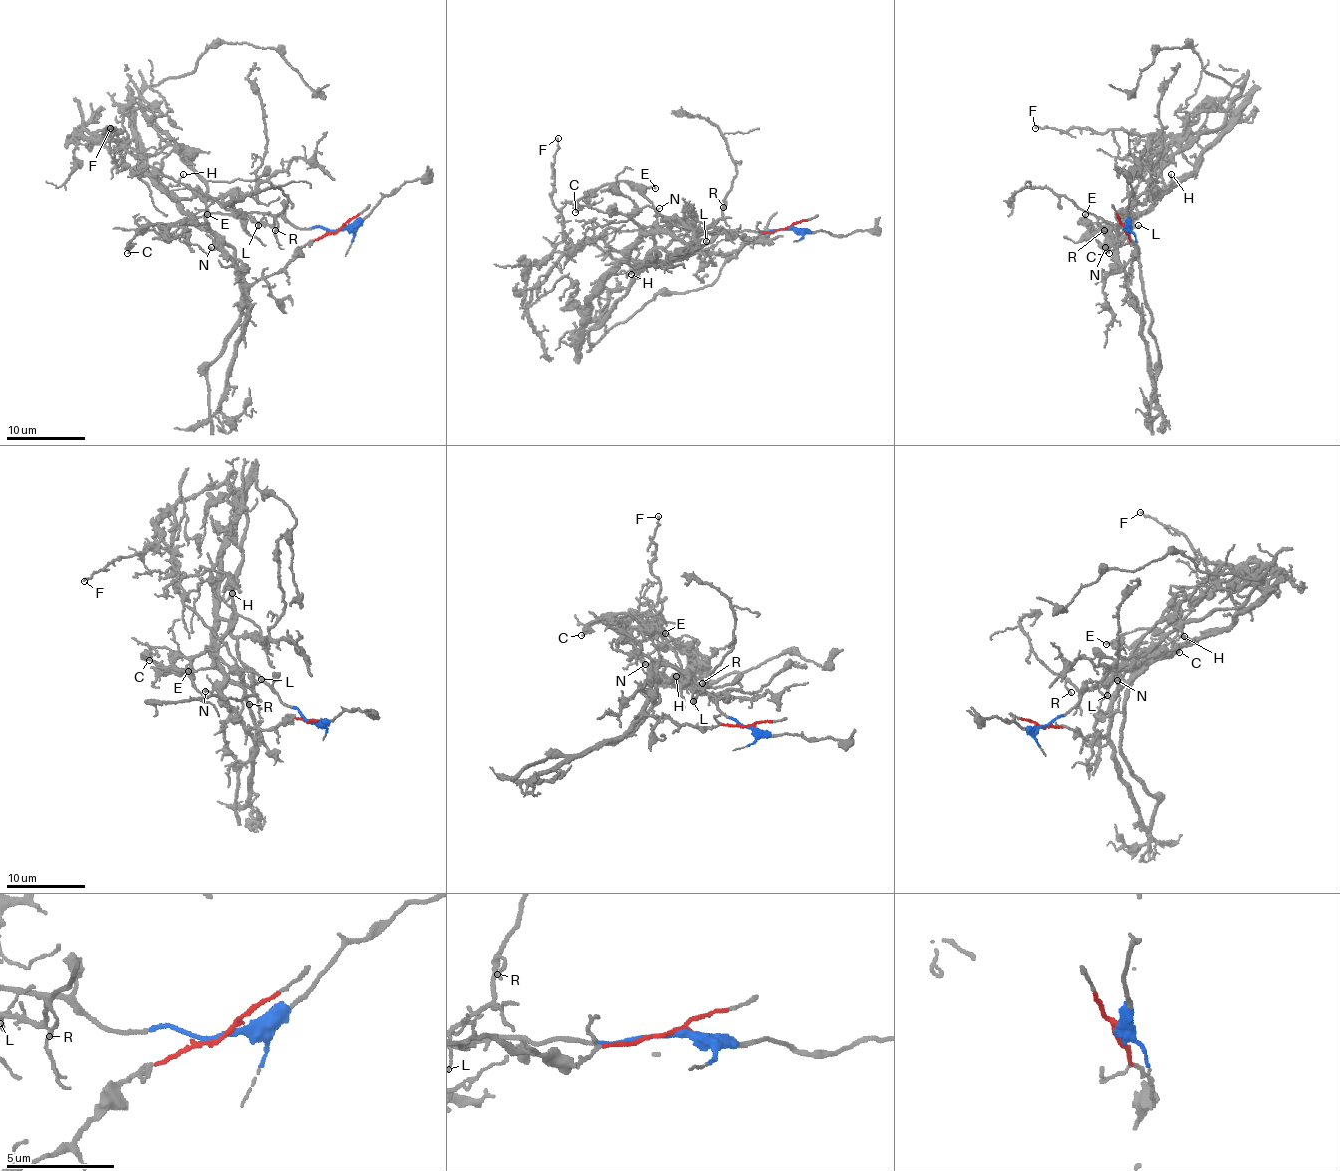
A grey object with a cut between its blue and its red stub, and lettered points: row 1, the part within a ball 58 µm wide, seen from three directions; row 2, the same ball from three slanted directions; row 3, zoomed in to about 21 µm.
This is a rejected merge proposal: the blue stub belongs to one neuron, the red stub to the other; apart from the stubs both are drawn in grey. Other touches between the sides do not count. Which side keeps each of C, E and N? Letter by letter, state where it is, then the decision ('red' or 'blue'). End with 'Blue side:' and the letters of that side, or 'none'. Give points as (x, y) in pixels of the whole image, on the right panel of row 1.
C: (1109, 253) | blue
E: (1085, 214) | blue
N: (1105, 247) | red
Blue side: C, E

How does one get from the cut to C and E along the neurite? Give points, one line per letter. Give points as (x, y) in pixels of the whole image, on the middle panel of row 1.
C: (786, 228), (660, 226), (656, 208), (616, 181), (593, 188), (575, 212)
E: (786, 228), (709, 232), (679, 224), (656, 226), (656, 214), (644, 190), (648, 187), (656, 188)

